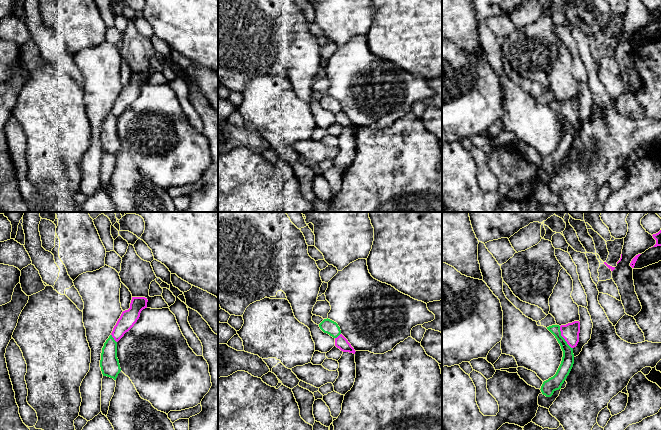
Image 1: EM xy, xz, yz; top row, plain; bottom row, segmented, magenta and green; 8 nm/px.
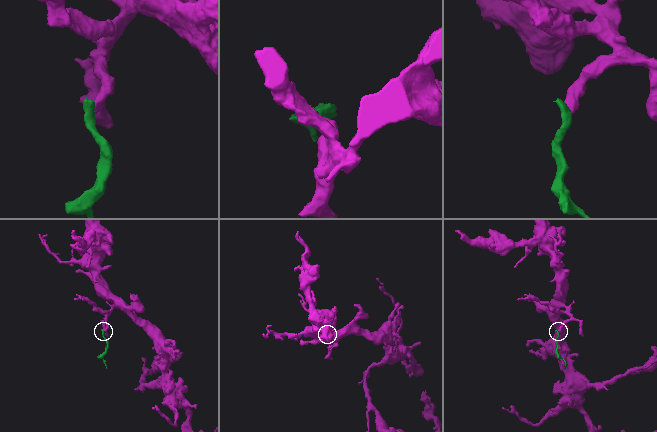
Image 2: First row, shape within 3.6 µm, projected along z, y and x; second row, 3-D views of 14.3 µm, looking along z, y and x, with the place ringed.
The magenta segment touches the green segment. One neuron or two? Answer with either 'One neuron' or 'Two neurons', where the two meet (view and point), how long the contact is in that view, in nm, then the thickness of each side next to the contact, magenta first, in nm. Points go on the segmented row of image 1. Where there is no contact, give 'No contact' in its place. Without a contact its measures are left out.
Two neurons. Touches magenta at yz (562, 336). Shared border 220 nm. Thickness 140 nm (magenta) against 100 nm

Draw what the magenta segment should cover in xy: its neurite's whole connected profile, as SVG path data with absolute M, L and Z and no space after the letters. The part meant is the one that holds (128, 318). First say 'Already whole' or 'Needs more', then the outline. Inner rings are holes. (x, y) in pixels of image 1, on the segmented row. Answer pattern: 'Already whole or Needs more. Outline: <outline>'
Already whole. Outline: M132 297L130 308L122 312L111 333L116 342L134 326L140 317L141 311L147 308L147 302L148 300L145 297Z

